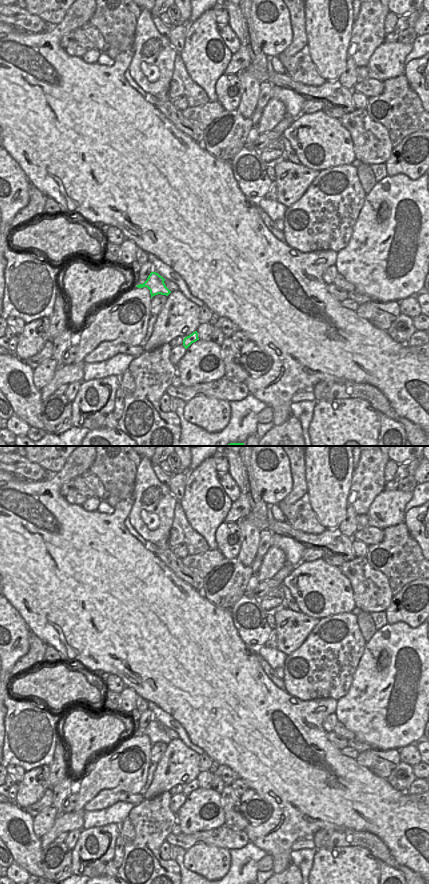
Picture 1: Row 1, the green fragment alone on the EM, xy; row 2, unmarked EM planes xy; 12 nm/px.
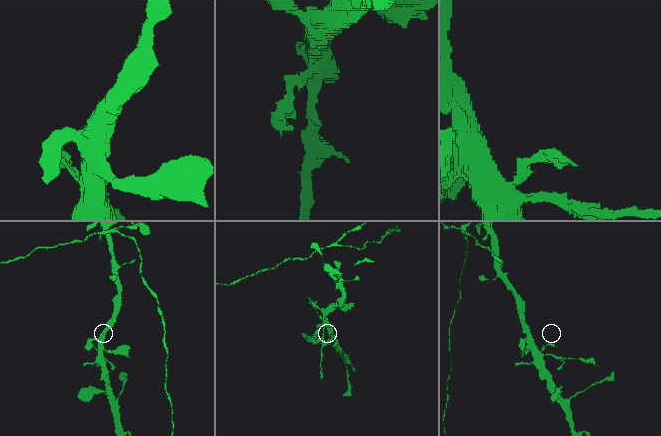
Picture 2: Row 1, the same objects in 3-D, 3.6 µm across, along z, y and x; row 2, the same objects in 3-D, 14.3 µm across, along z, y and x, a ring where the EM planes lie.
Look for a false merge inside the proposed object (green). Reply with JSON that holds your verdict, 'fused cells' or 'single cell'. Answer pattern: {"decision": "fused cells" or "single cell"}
{"decision": "fused cells"}

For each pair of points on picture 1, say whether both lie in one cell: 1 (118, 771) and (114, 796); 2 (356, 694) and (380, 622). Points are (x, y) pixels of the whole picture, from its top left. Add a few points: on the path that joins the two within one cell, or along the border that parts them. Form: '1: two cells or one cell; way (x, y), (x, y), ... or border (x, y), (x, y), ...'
1: two cells; border (139, 792), (114, 787), (94, 796)
2: two cells; border (386, 623), (377, 631)

